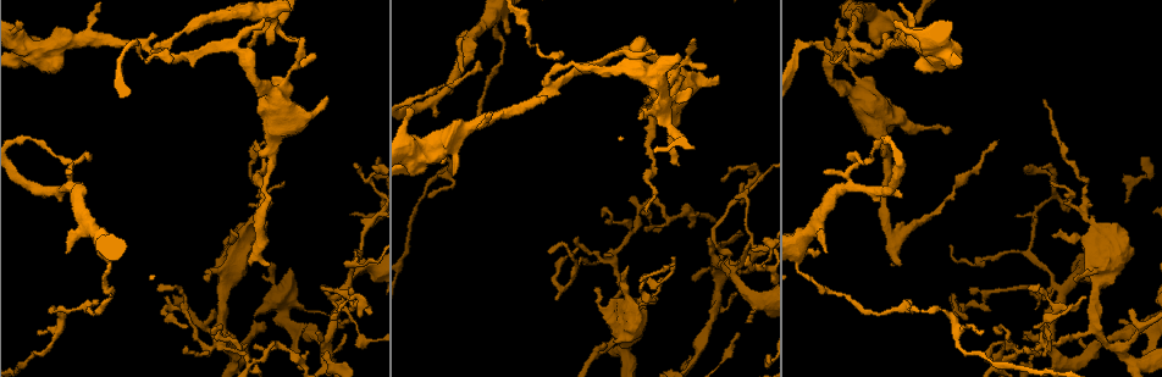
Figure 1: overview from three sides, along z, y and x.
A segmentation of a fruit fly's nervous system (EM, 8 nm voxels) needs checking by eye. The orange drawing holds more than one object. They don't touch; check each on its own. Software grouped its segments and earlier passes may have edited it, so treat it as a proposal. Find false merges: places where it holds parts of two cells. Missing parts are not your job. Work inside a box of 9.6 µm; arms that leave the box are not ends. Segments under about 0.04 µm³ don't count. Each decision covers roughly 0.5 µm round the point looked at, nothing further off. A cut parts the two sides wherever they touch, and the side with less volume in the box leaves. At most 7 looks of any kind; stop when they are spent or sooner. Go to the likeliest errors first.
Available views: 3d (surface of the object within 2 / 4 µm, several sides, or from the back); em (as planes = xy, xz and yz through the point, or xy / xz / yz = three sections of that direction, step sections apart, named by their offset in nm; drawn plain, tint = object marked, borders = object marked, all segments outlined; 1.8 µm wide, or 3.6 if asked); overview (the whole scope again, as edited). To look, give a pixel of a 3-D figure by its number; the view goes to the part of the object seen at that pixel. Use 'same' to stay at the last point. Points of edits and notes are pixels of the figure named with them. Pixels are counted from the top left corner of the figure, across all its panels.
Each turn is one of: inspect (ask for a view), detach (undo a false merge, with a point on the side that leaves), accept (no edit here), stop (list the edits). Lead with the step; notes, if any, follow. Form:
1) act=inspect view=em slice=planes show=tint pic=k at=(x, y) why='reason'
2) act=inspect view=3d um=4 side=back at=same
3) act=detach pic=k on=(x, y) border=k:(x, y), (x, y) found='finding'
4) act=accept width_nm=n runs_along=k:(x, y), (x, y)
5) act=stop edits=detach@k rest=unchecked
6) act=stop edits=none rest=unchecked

act=inspect view=em slice=yz step=16 show=tint pic=1 at=(340, 288)

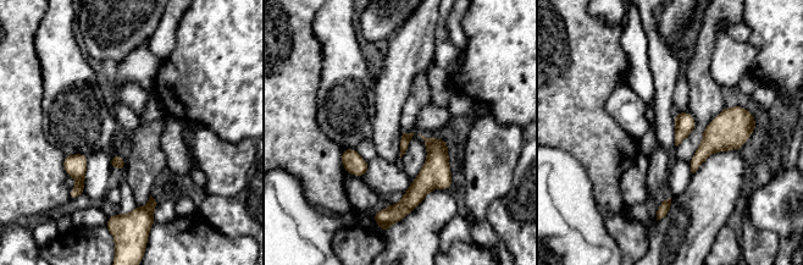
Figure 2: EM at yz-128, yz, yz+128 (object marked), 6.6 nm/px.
act=inspect view=em slice=xz step=4 show=tint at=same why='cut it another way'

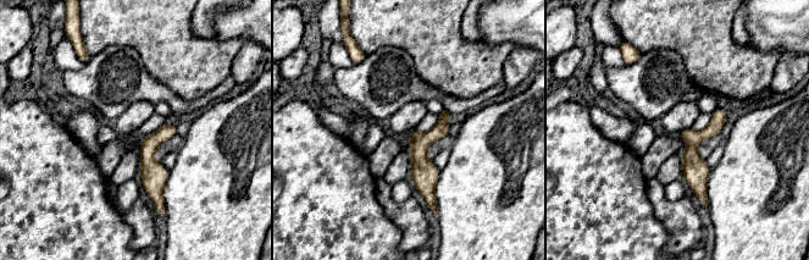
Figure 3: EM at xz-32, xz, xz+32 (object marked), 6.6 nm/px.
act=accept runs_along=3:(719, 111), (692, 144), (704, 199) found='one cell here'

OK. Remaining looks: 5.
act=inspect view=3d um=4 pic=1 at=(248, 363) why='abrupt turn'

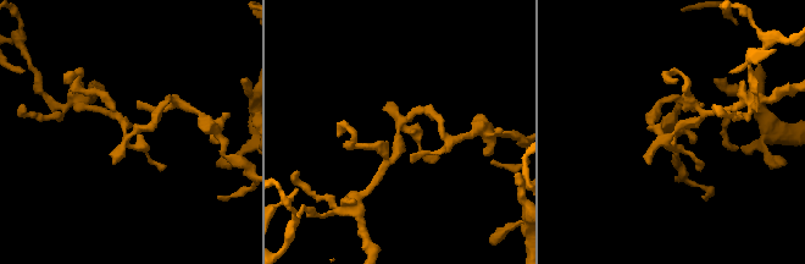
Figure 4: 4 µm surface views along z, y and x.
act=inspect view=em slice=planes show=tint pic=4 at=(671, 134)

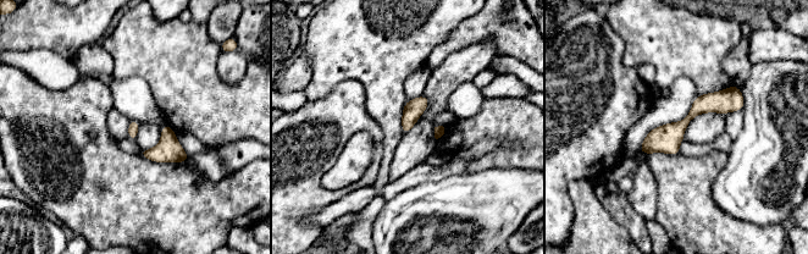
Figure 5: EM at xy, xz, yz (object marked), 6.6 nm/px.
act=accept runs_along=5:(737, 93), (702, 104), (643, 149) found='continuous, no second cell'

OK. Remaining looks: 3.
act=inspect view=em slice=xy step=4 show=tint pic=1 at=(906, 309) why='sharp bend'

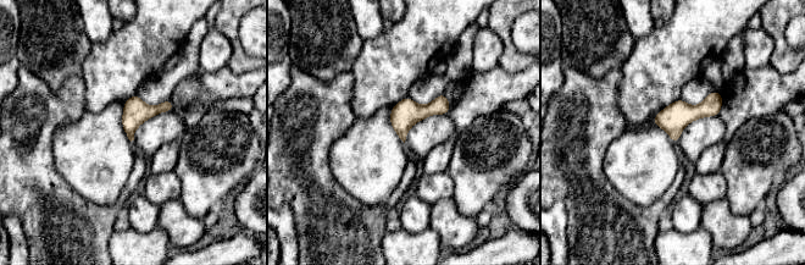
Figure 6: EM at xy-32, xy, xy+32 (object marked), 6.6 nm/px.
act=inspect view=em slice=planes show=tint at=same

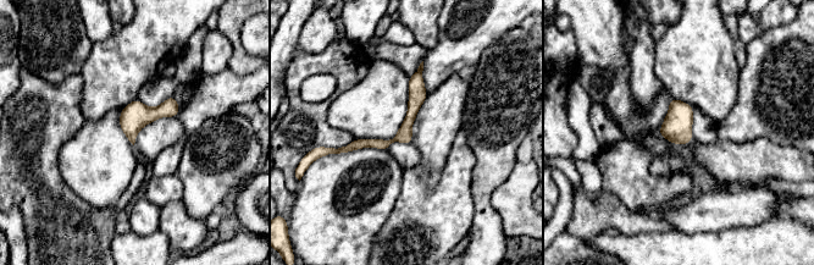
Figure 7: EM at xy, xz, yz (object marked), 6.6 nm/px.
act=accept width_nm=100 runs_along=7:(419, 73), (405, 130), (388, 143), (344, 149) found='all the same cell'

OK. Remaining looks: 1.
act=stop edits=none rest=unchecked

